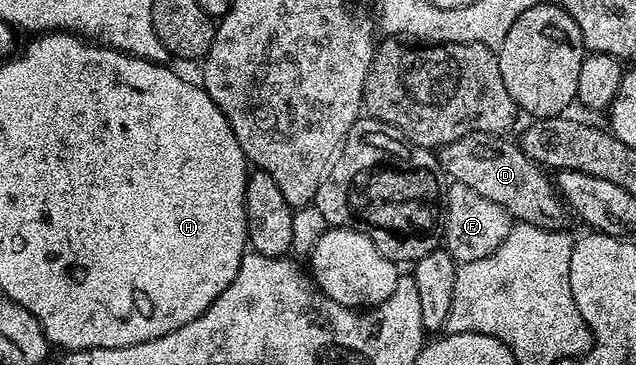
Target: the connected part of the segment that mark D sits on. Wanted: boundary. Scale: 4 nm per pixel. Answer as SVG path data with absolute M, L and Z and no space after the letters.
M470 133L438 150L439 165L451 181L460 181L465 187L493 199L516 222L536 225L542 229L564 228L563 220L569 217L556 182L523 154L522 148L503 135Z

